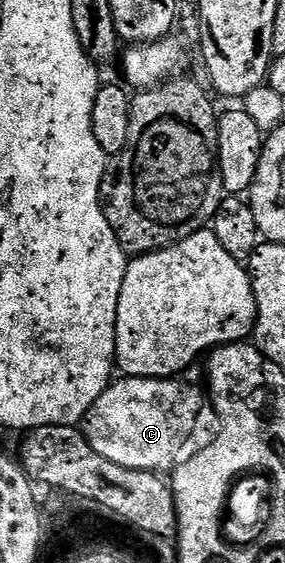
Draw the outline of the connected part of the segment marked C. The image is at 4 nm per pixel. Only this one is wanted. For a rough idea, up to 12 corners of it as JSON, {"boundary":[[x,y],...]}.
{"boundary":[[124,376],[84,415],[118,466],[171,473],[220,427],[205,389]]}

